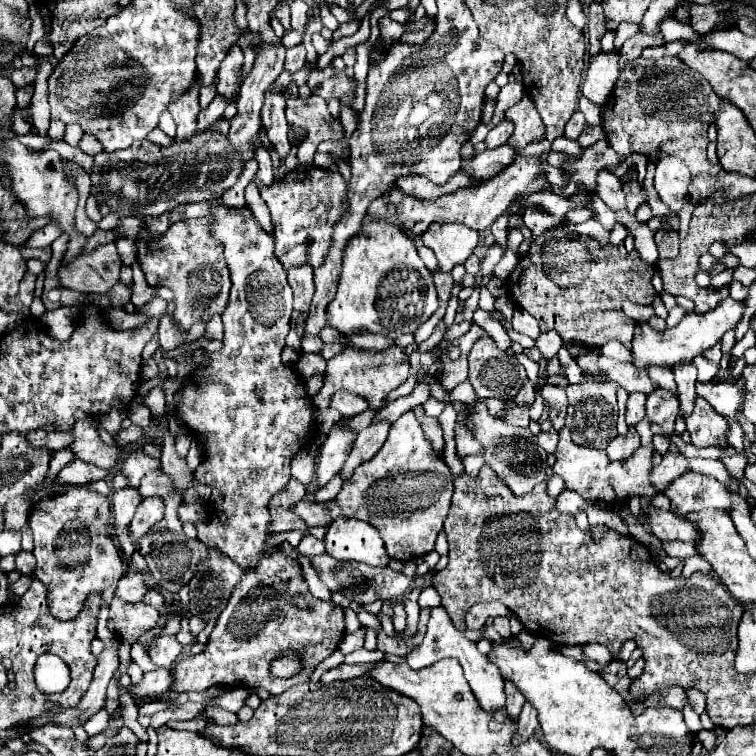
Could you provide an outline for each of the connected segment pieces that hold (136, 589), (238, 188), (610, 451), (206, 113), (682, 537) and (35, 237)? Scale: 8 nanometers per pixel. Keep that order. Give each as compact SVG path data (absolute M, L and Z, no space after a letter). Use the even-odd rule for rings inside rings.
M127 571L125 579L121 579L117 585L115 597L125 603L137 603L143 599L145 593L147 593L147 585L143 581L143 575L137 571Z
M239 179L239 181L229 189L229 193L225 195L227 207L235 207L235 205L243 205L243 203L245 203L245 187L247 187L247 183L249 183L249 181Z
M629 433L629 435L617 435L609 445L607 445L607 455L617 461L617 459L625 459L631 451L637 451L639 447L639 435L637 433Z
M215 95L215 99L209 103L209 107L203 109L203 111L197 115L197 131L203 131L203 129L207 129L209 125L213 125L213 123L223 115L225 107L227 107L227 99Z
M647 499L641 501L641 507L643 507L643 511L649 511L649 527L659 541L663 541L663 543L687 541L693 545L699 543L699 529L695 529L695 525L687 523L685 519L679 519L671 511L653 509Z
M47 223L43 229L39 229L37 233L33 233L33 235L27 239L25 247L41 247L41 249L45 249L45 247L49 247L59 235L61 235L59 227L57 227L55 223Z

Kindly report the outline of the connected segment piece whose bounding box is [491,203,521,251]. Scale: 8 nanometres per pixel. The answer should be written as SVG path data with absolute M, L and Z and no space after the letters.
M515 203L511 210L508 210L507 213L503 214L492 224L491 230L493 235L495 236L495 240L501 245L504 251L507 250L506 246L506 236L508 230L508 219L510 215L516 213L521 205L519 203Z

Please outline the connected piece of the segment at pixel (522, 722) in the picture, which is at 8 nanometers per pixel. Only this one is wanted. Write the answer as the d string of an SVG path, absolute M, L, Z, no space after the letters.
M525 701L525 707L517 719L517 733L511 739L511 745L521 745L521 741L525 741L527 737L533 735L533 731L537 729L537 713L535 709L531 709L531 705Z

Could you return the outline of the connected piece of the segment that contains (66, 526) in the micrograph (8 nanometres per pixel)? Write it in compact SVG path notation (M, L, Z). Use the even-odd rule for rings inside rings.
M73 489L63 495L51 495L31 505L29 525L35 537L33 555L37 559L33 577L49 587L49 609L57 619L75 619L89 593L103 593L115 585L125 569L117 545L109 535L111 503L105 495L89 489ZM75 545L91 545L91 561L75 559Z

